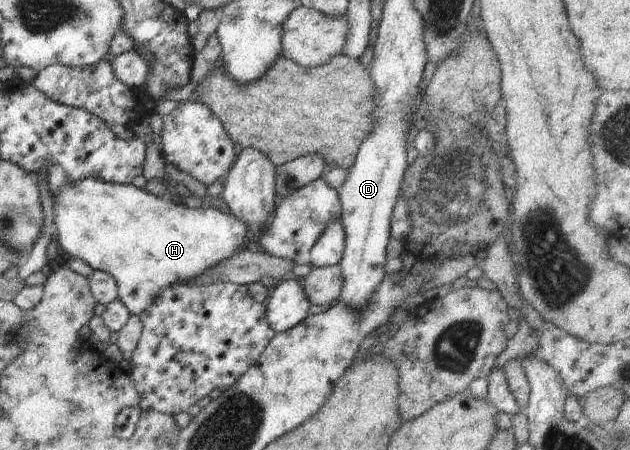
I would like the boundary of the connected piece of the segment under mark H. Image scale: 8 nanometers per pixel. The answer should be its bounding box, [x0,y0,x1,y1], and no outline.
[53,178,247,316]

